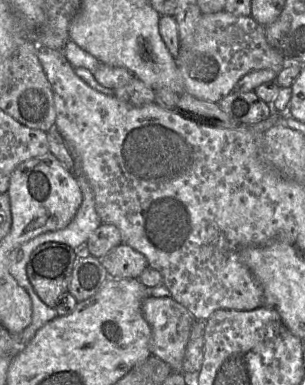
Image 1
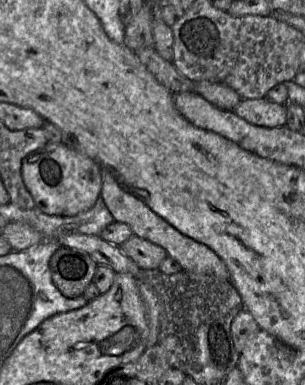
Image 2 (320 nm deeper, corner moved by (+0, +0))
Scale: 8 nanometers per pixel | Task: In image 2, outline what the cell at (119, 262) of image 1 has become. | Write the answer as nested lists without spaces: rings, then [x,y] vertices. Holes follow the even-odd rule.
[[[132,235],[119,247],[121,252],[142,270],[158,269],[168,256],[166,250],[161,246],[136,235]]]

